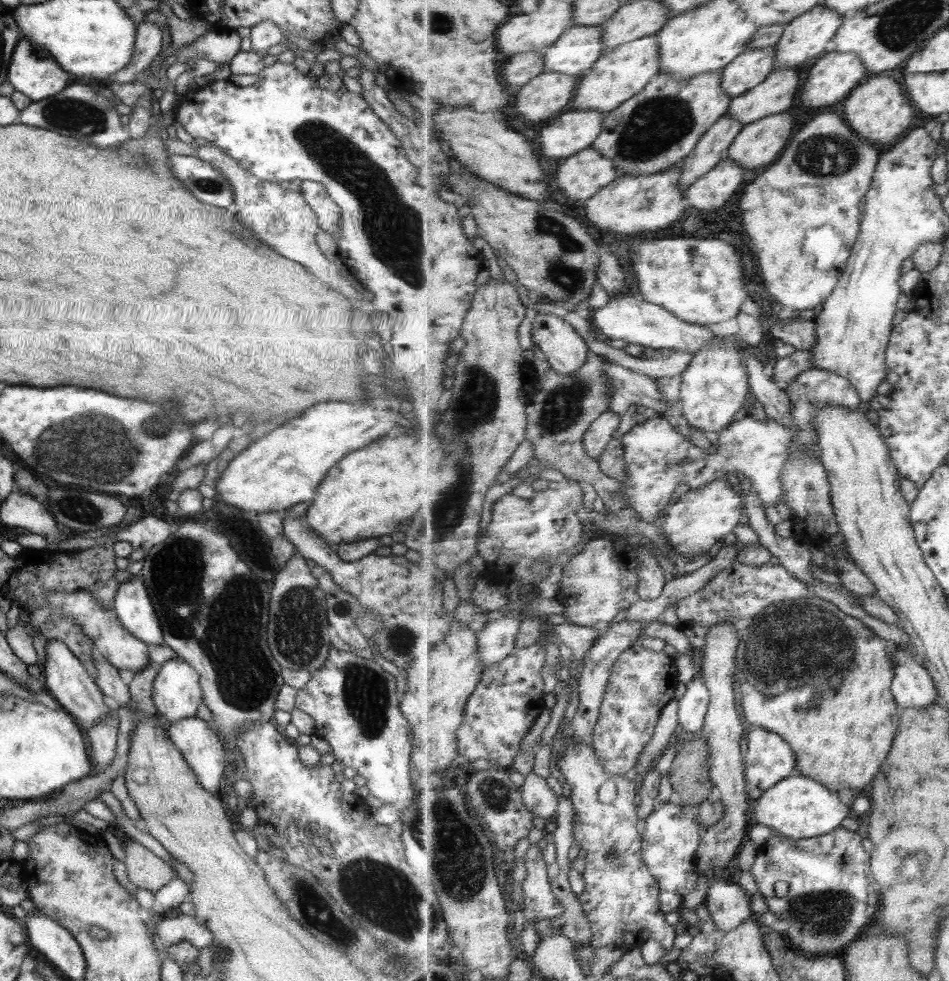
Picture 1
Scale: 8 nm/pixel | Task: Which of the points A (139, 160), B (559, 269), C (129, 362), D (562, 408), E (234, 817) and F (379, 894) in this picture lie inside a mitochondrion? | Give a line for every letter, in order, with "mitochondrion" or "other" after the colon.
A: mitochondrion
B: mitochondrion
C: other
D: mitochondrion
E: other
F: mitochondrion

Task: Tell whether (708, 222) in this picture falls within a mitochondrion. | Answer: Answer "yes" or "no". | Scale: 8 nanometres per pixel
no

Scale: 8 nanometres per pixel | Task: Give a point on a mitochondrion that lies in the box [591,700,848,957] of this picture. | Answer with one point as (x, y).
(615, 857)

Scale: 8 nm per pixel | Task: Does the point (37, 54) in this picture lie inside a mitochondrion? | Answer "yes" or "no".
yes

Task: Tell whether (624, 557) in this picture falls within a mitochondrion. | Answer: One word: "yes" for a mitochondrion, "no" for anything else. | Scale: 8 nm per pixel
no

